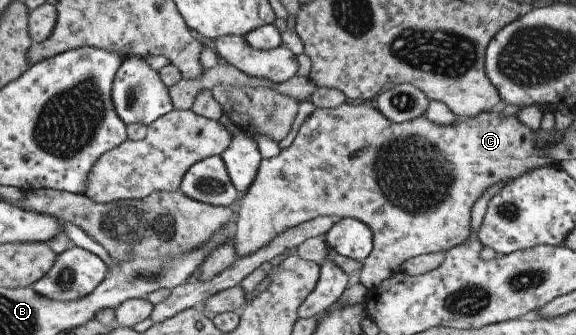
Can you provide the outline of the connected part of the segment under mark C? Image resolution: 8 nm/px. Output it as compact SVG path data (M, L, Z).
M362 101L354 102L353 105L352 103L344 102L338 107L328 109L314 106L313 111L306 116L299 126L291 145L280 151L273 158L268 156L262 158L255 178L246 190L244 197L242 197L240 207L233 220L231 244L235 253L235 259L252 255L257 249L264 247L283 231L315 217L335 215L339 218L352 218L364 223L372 232L370 253L363 259L360 271L358 271L359 283L370 291L371 288L380 285L383 279L399 271L403 261L409 260L414 256L445 252L458 244L462 244L469 234L471 209L475 201L484 195L490 186L494 186L499 182L508 183L513 178L517 178L531 169L555 164L553 159L548 154L543 153L543 149L535 144L538 130L522 125L517 120L517 116L504 116L500 112L499 109L495 108L477 113L472 117L457 118L456 123L452 123L452 125L439 125L430 122L424 114L402 123L396 123L384 117L376 108Z

